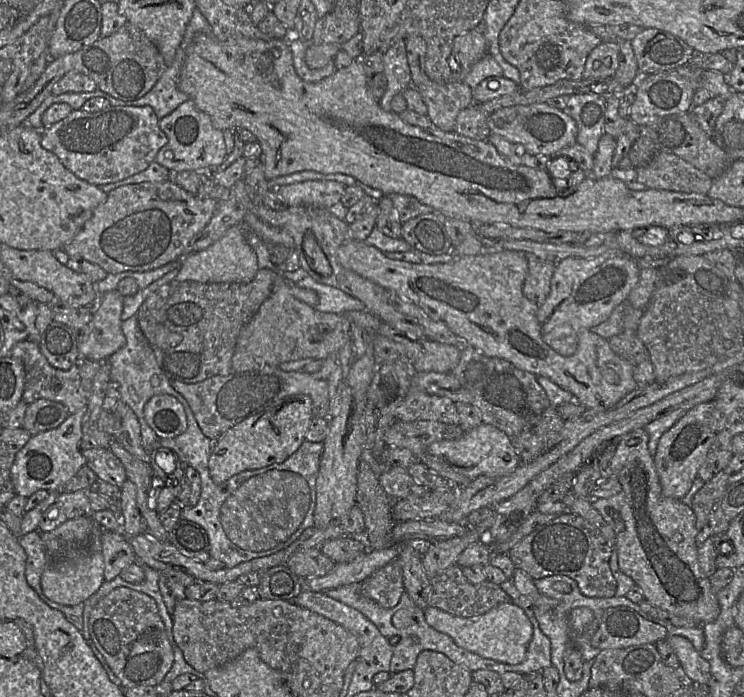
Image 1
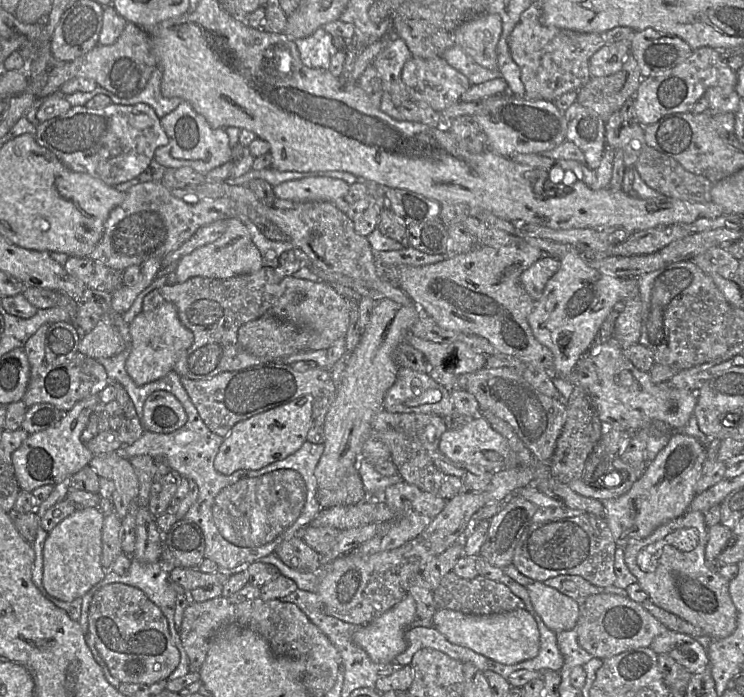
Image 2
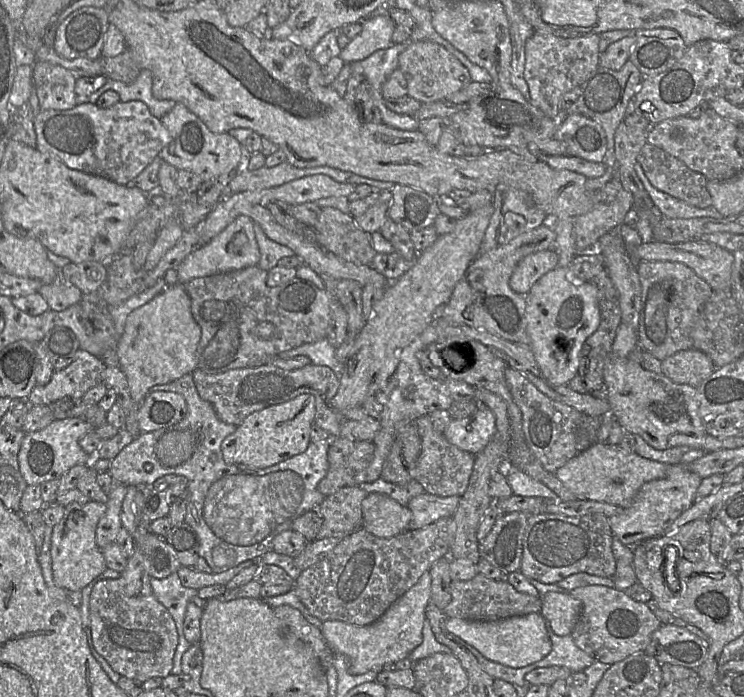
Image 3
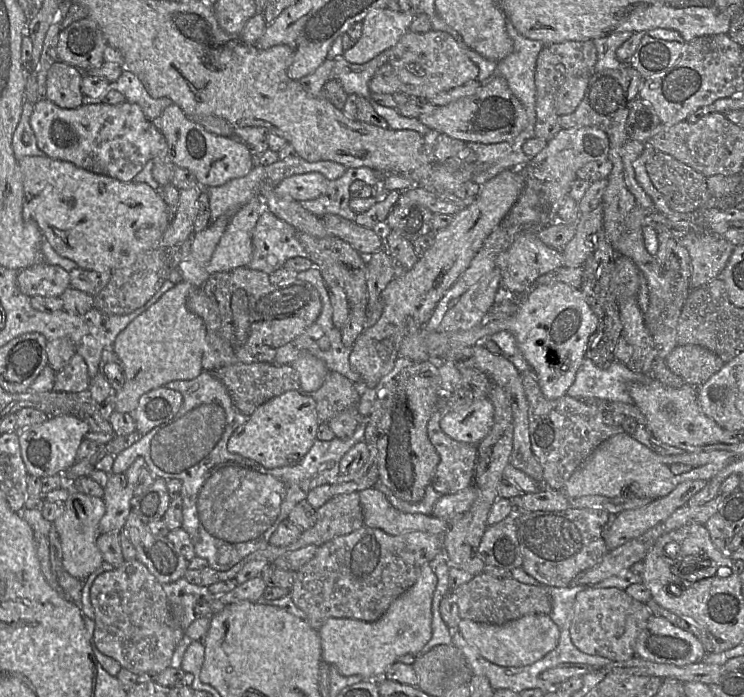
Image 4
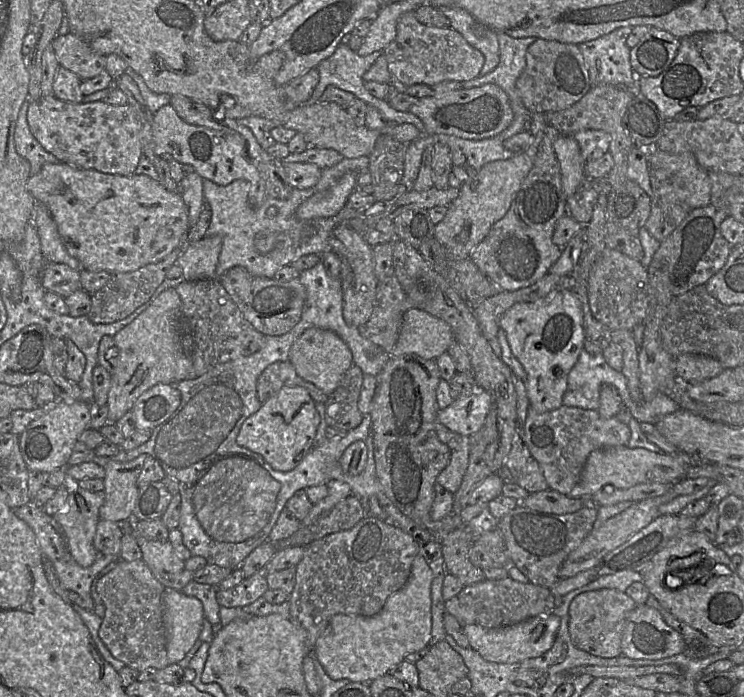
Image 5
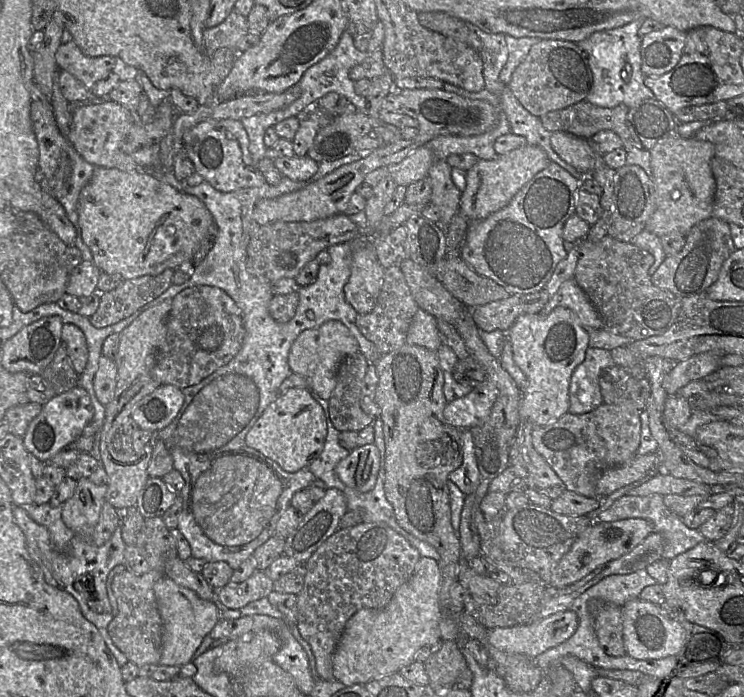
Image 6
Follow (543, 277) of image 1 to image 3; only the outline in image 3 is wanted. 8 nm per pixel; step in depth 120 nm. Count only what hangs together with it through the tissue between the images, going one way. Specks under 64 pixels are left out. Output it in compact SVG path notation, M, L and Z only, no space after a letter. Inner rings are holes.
M547 249L531 253L515 267L510 277L510 288L526 296L534 284L558 266L559 256L555 250Z

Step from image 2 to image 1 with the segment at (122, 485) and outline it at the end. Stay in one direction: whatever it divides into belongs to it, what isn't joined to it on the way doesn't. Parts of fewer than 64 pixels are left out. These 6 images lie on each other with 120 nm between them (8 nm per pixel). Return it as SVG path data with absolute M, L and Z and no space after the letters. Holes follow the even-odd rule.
M109 448L87 449L82 453L86 459L86 466L98 476L99 481L121 488L128 479L124 465Z

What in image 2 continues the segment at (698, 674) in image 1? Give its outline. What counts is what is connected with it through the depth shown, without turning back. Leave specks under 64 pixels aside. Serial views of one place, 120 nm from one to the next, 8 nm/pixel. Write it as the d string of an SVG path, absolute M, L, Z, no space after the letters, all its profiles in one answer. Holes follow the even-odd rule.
M667 630L656 636L649 647L658 655L669 655L692 675L703 672L709 664L707 650L687 634Z

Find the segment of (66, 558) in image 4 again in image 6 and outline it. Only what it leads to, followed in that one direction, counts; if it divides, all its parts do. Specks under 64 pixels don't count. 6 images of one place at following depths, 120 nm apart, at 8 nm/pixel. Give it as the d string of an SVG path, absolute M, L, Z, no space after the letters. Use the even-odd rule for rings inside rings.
M88 478L77 481L74 494L62 506L62 519L76 536L92 541L92 535L100 517L107 486L99 486Z

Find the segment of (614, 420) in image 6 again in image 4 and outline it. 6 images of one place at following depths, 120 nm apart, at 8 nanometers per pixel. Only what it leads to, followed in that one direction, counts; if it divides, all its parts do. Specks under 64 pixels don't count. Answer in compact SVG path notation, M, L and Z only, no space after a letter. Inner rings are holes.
M529 366L529 371L525 371L521 374L522 374L522 385L524 390L524 396L526 401L526 419L527 419L528 436L529 436L531 450L543 468L542 483L549 489L562 490L565 483L570 478L570 476L583 464L583 462L589 457L589 455L596 449L598 445L600 445L603 441L612 437L613 435L620 434L621 432L620 424L617 426L608 426L604 424L602 421L602 412L595 405L592 405L591 403L586 403L584 400L576 399L568 395L564 395L558 399L544 399L538 389L538 384L536 382L536 375L532 371L531 367Z

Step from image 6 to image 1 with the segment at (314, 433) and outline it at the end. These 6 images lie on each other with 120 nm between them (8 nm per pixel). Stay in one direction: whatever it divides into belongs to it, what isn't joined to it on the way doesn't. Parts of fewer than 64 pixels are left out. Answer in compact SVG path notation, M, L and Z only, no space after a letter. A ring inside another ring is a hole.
M307 395L287 398L269 411L260 412L227 430L216 442L209 457L209 472L216 484L249 469L260 469L281 463L305 440L312 412L312 399Z

